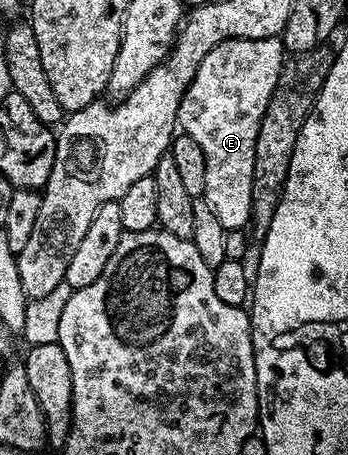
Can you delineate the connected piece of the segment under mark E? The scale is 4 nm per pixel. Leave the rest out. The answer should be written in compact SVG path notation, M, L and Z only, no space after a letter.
M280 37L259 40L228 38L203 56L203 64L199 64L199 72L195 72L195 80L191 80L179 104L177 121L180 129L191 136L191 140L203 148L203 156L207 156L207 188L203 196L225 230L240 230L250 225L253 216L251 180L255 172L255 140L286 57L287 51Z

